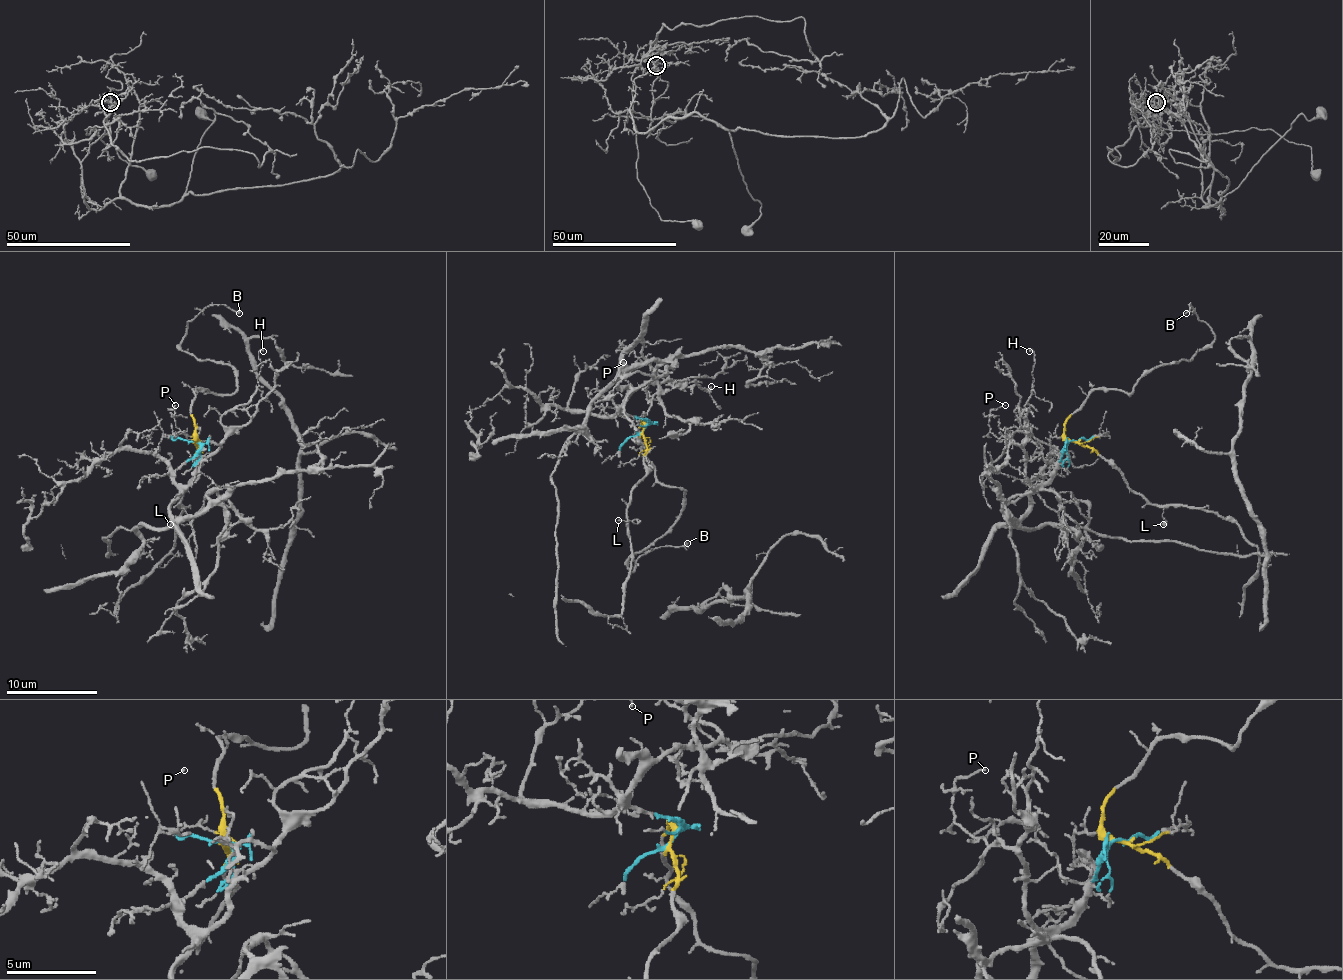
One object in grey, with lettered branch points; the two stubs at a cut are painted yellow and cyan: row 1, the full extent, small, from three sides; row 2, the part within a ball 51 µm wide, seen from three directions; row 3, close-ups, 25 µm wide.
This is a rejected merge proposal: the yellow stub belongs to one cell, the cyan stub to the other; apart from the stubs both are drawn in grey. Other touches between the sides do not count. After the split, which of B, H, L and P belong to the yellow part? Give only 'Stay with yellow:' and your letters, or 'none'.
Stay with yellow: B, L

